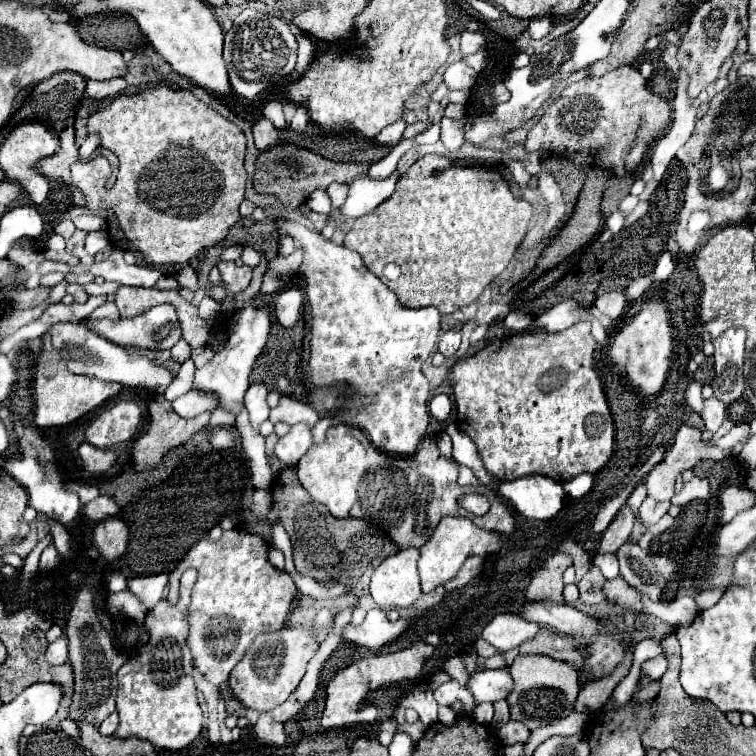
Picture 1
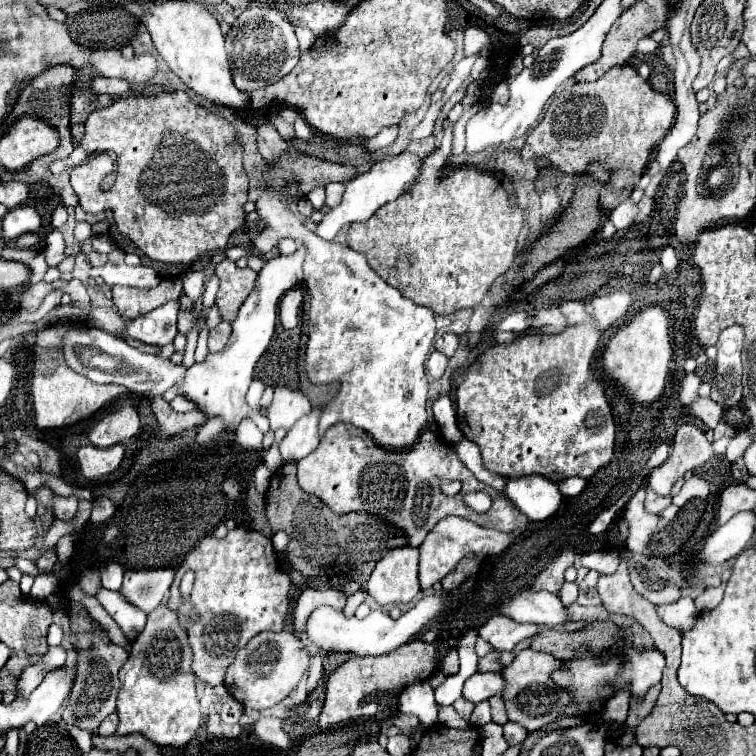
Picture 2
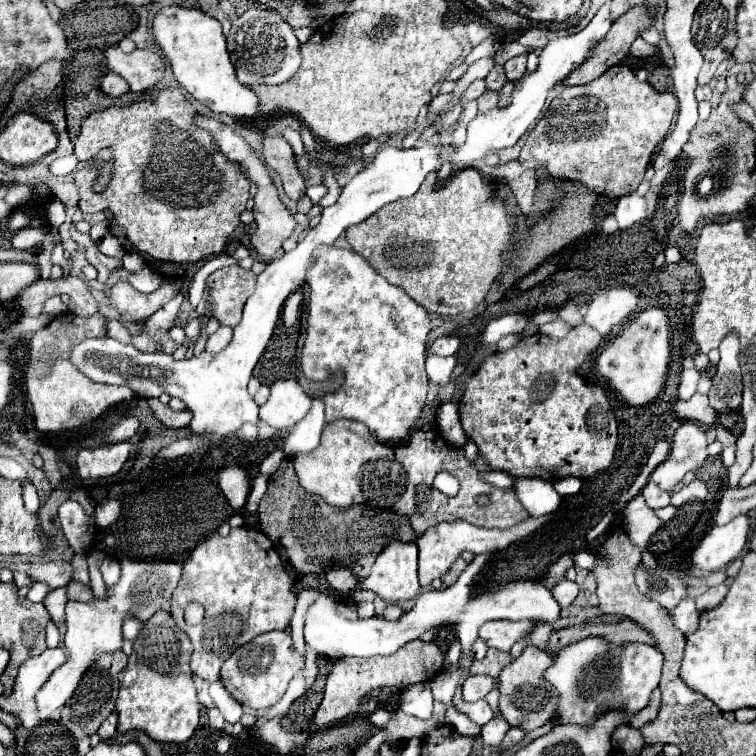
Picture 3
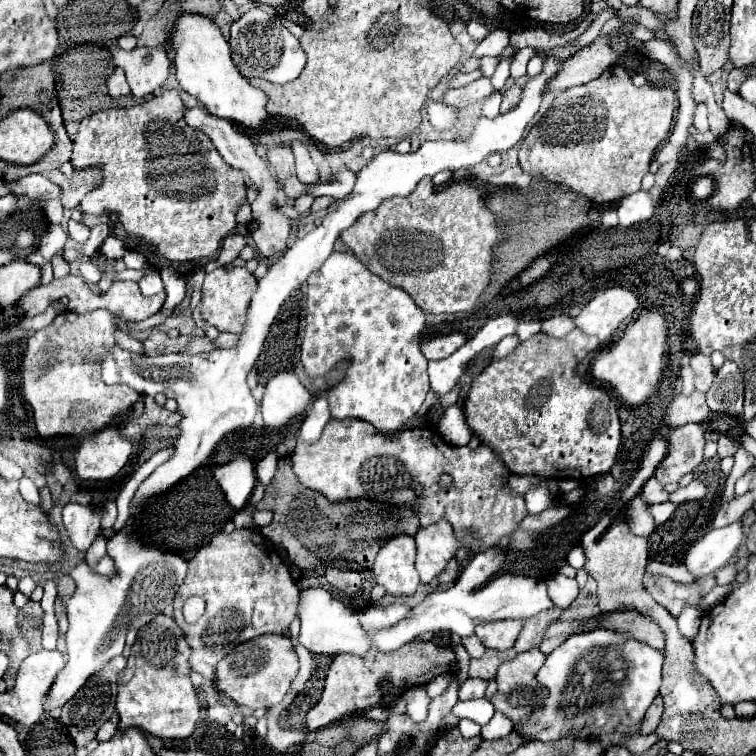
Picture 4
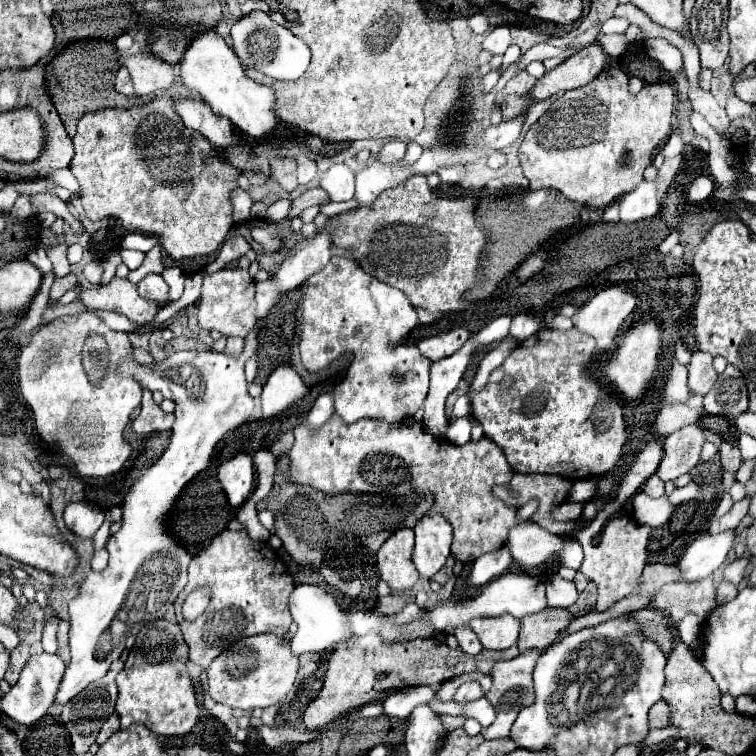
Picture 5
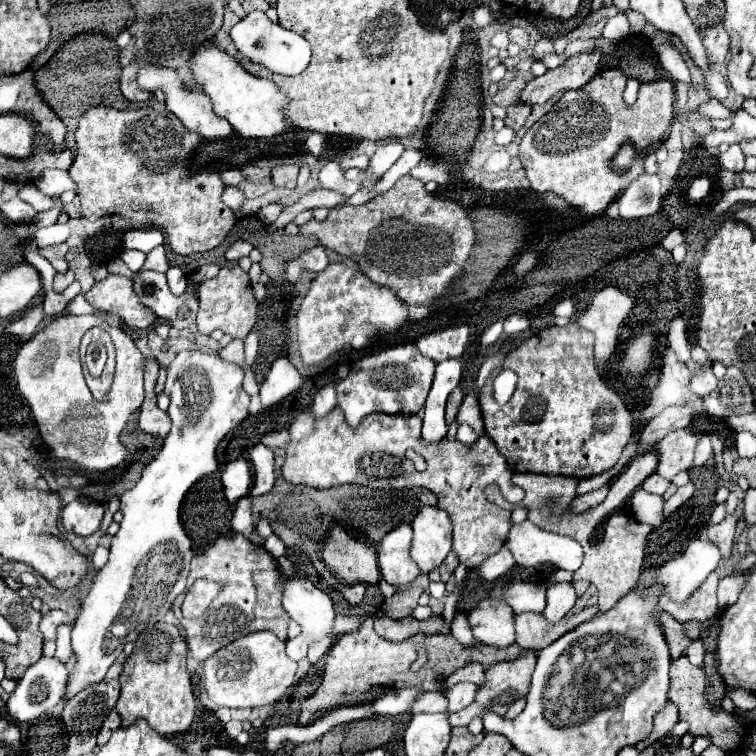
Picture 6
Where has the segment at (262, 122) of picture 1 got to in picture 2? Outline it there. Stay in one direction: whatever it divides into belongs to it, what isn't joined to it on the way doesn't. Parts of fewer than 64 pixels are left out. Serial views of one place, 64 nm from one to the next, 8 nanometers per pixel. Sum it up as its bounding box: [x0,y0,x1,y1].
[258,122,284,162]

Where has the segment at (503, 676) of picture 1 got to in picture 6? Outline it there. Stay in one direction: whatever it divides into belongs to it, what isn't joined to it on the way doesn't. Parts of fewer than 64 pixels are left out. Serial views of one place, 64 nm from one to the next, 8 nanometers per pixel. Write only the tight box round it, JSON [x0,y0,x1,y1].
[446,684,478,712]

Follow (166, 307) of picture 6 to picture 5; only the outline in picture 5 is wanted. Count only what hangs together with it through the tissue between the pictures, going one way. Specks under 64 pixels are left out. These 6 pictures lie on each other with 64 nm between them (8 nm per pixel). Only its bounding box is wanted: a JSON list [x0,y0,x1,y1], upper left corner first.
[138,274,168,306]

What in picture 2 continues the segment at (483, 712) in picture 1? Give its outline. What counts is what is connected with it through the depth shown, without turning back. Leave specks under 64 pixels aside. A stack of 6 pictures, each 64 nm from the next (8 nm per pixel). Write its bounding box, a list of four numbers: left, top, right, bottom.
[470,701,492,727]

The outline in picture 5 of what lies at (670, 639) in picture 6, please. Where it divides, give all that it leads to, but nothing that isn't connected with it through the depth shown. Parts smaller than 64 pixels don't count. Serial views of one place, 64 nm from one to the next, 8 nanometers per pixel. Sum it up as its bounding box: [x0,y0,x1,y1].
[630,608,670,654]

